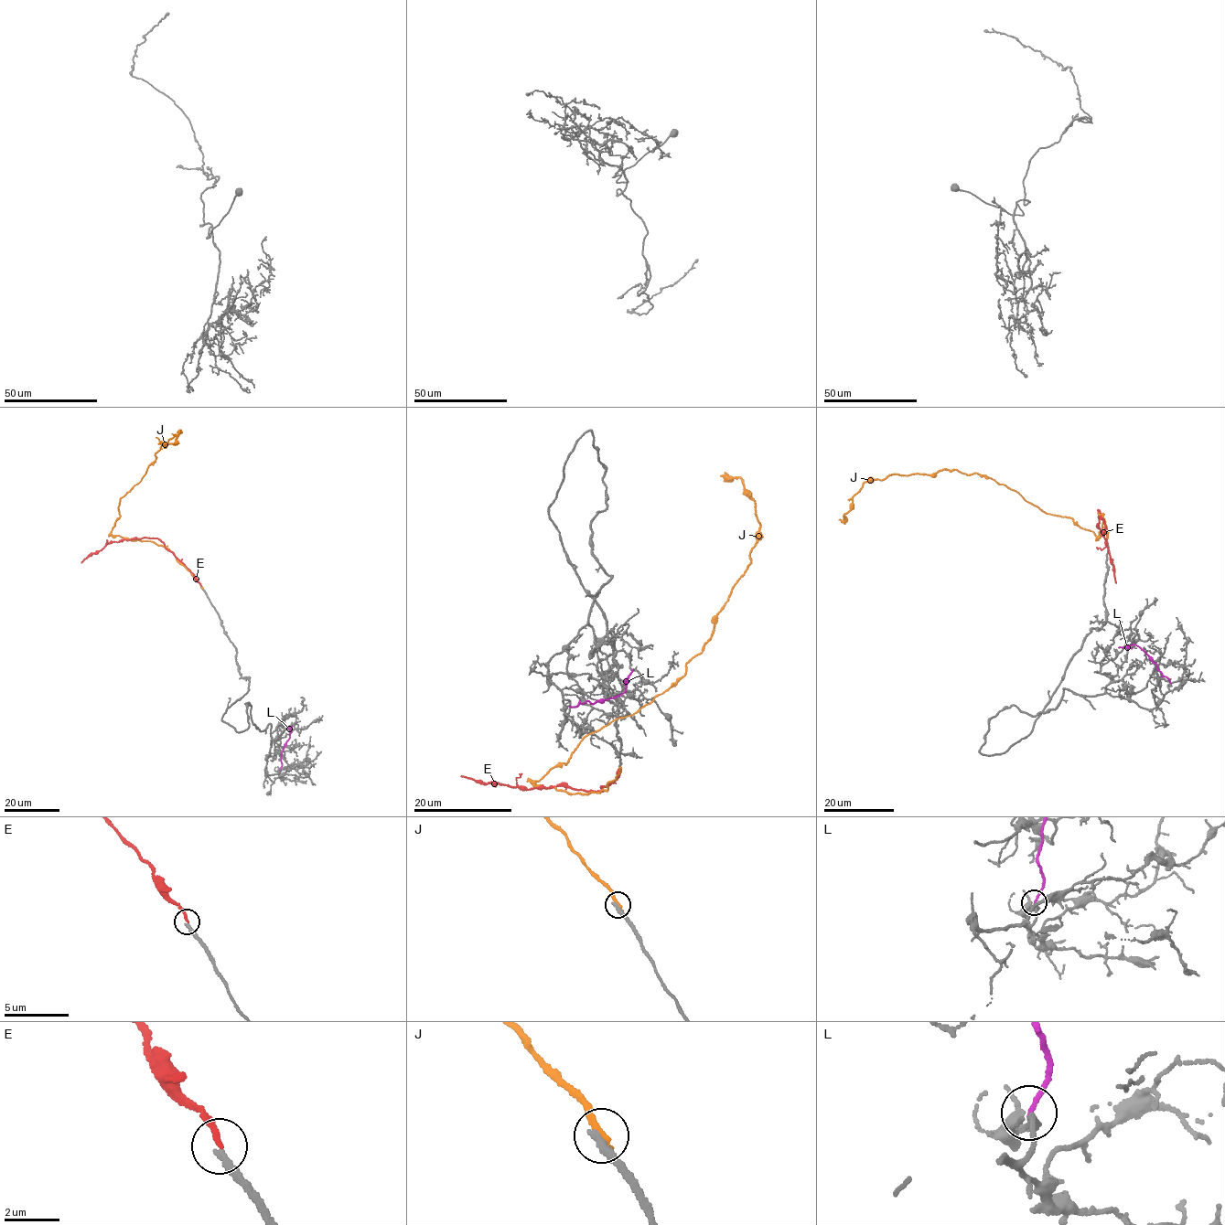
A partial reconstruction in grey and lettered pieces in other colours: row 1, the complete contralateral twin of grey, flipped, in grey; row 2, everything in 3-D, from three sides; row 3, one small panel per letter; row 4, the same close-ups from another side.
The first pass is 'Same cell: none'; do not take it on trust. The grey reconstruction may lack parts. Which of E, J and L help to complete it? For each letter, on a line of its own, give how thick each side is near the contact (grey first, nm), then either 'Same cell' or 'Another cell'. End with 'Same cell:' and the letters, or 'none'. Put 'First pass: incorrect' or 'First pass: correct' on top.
First pass: correct
E: Thickness 200 nm (grey) against 180 nm. Another cell
J: Thickness 240 nm (grey) against 240 nm. Another cell
L: Thickness 140 nm (grey) against 160 nm. Another cell
Same cell: none

